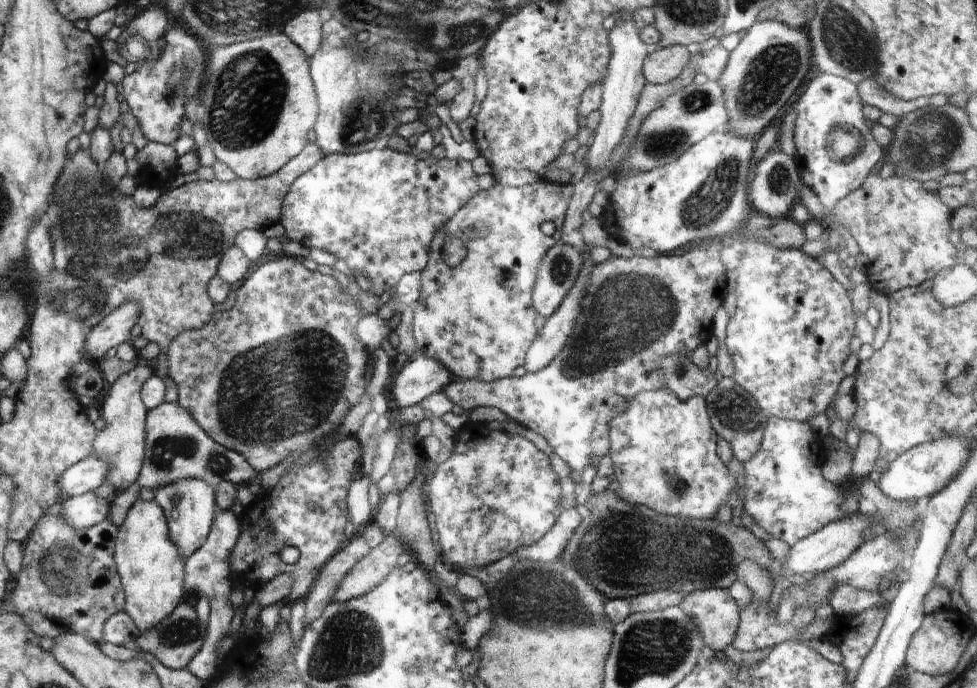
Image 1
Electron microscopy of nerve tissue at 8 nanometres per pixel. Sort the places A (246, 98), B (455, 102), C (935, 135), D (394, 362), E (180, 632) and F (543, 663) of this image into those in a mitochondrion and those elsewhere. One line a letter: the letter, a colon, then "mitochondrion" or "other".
A: mitochondrion
B: other
C: mitochondrion
D: other
E: mitochondrion
F: other

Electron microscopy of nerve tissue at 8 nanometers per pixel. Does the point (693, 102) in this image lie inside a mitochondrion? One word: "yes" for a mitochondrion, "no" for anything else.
yes

